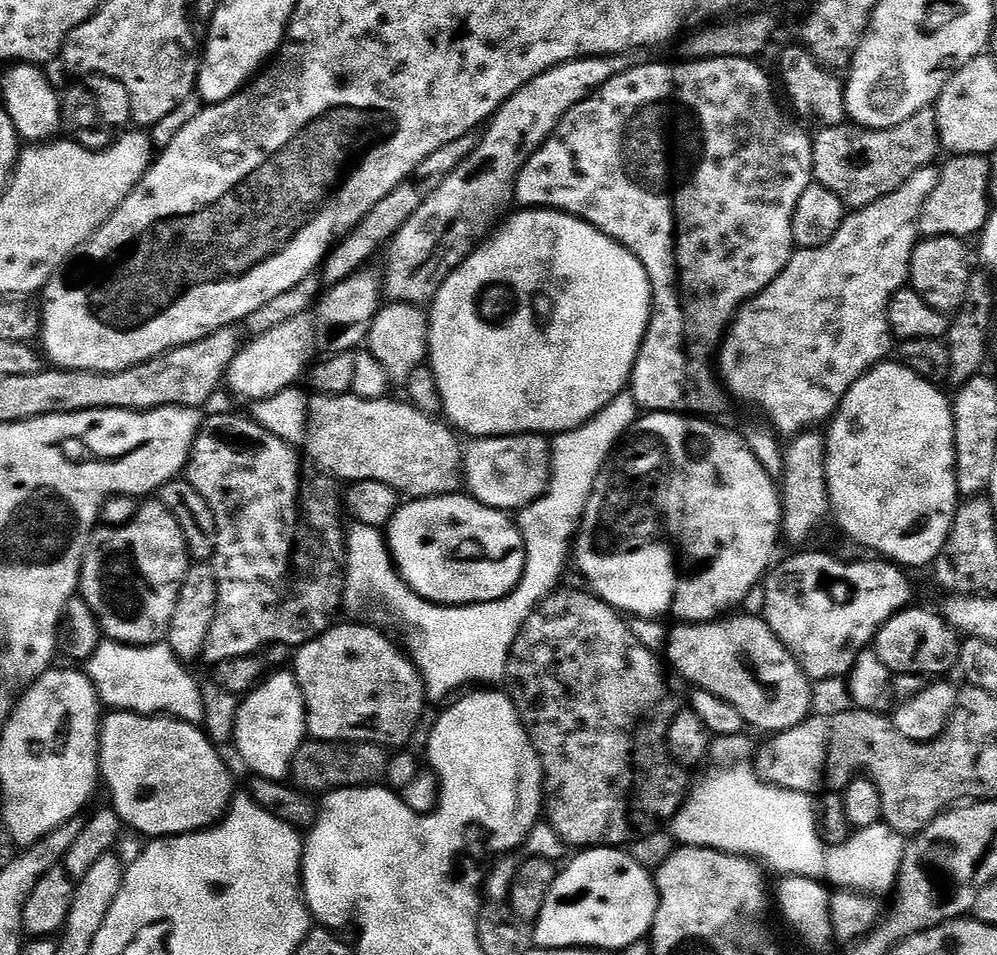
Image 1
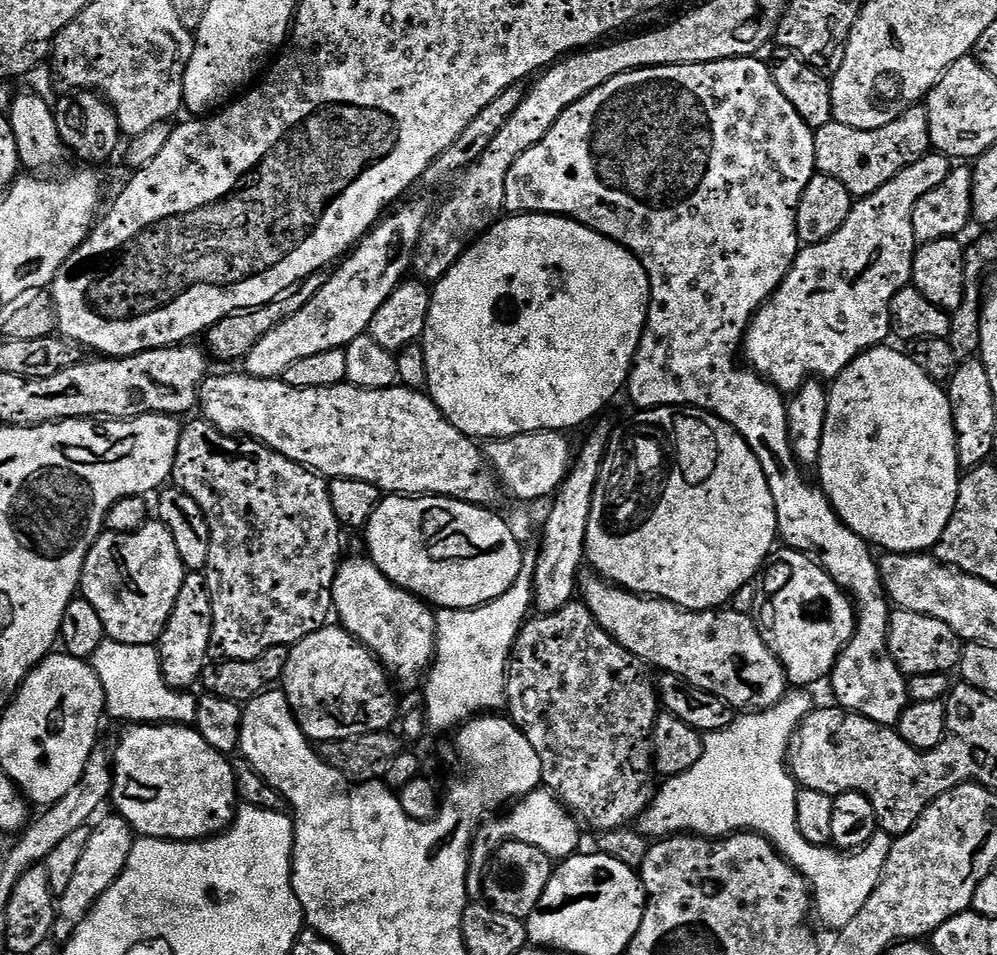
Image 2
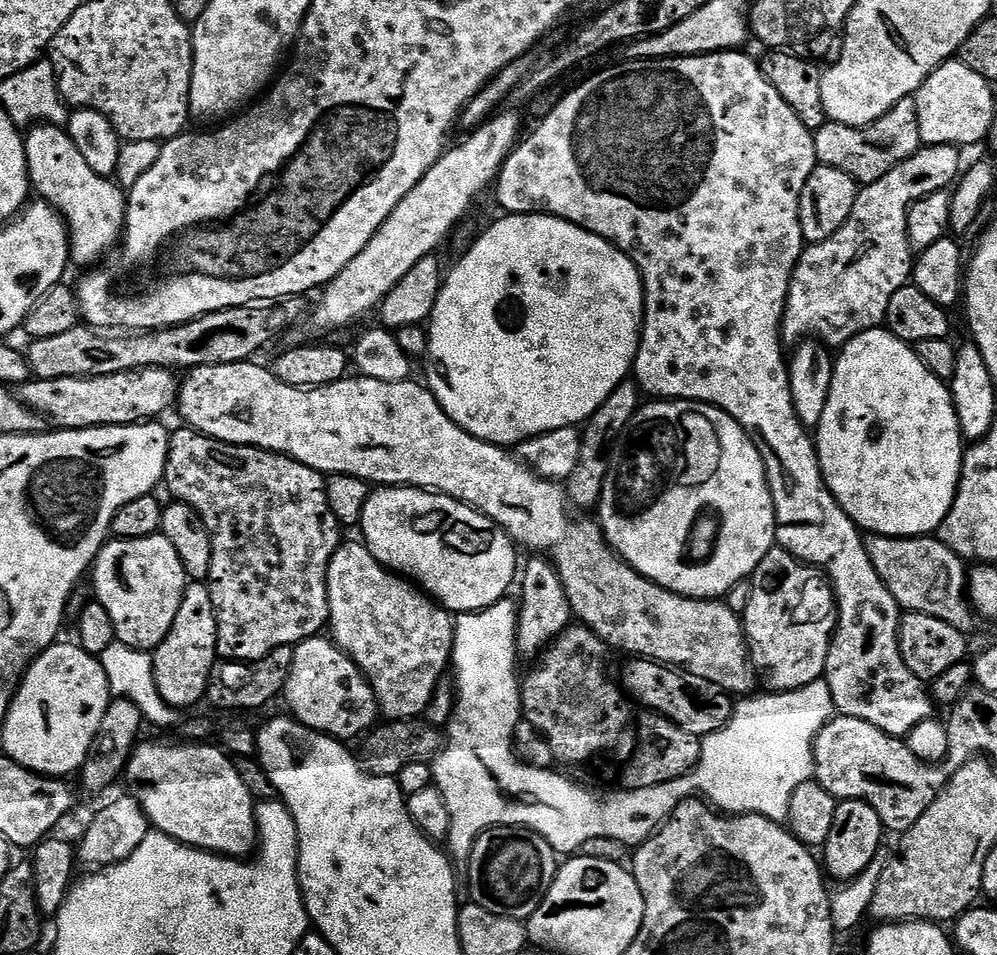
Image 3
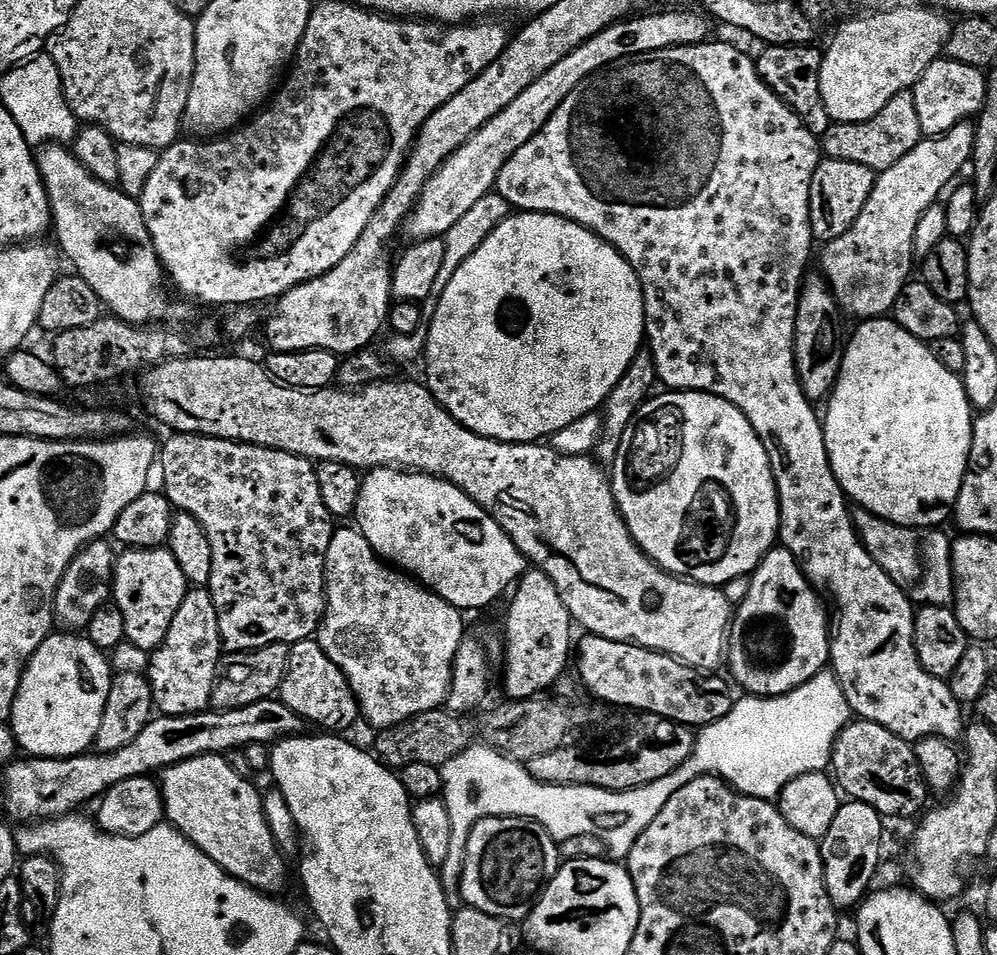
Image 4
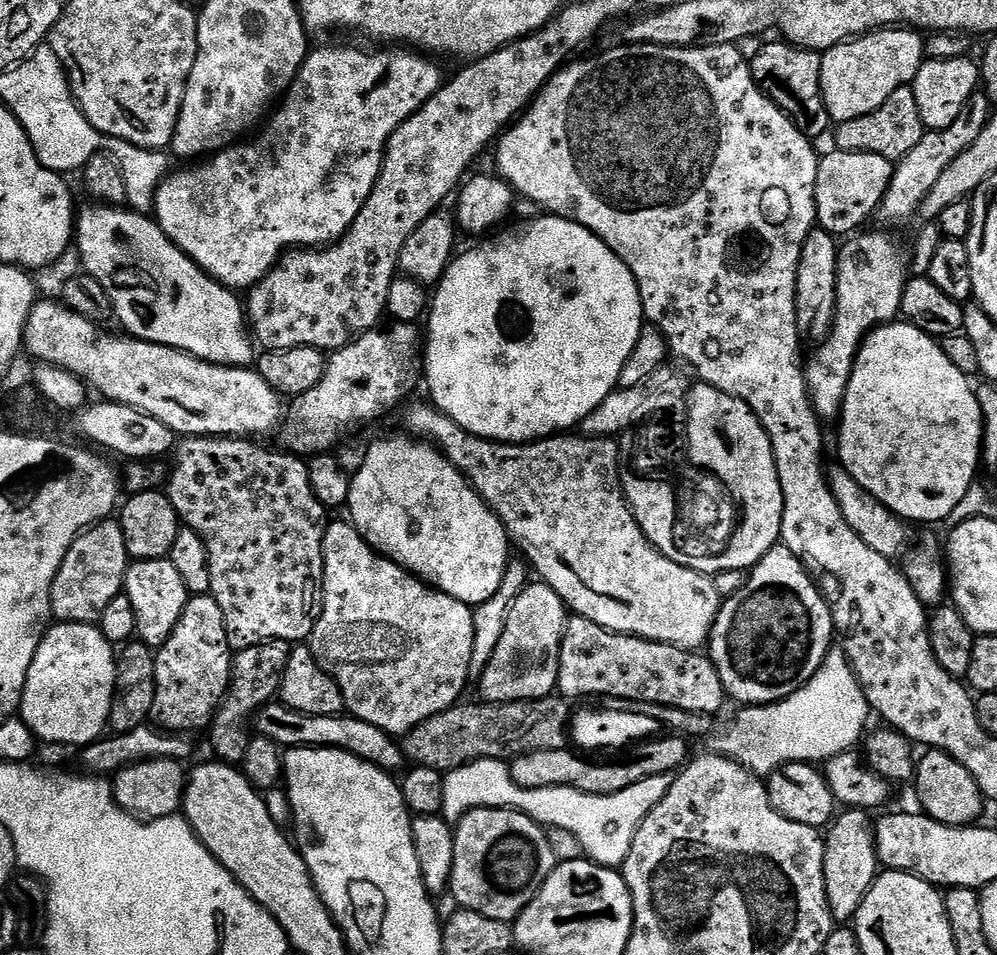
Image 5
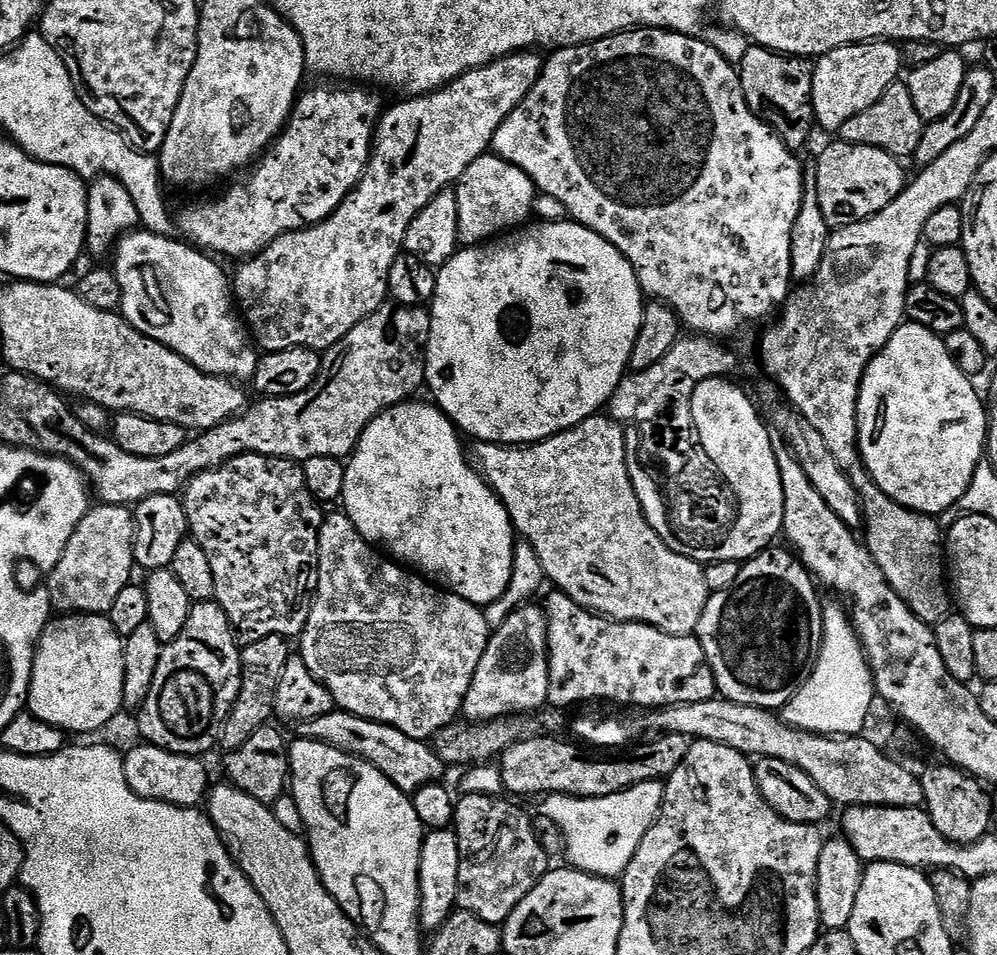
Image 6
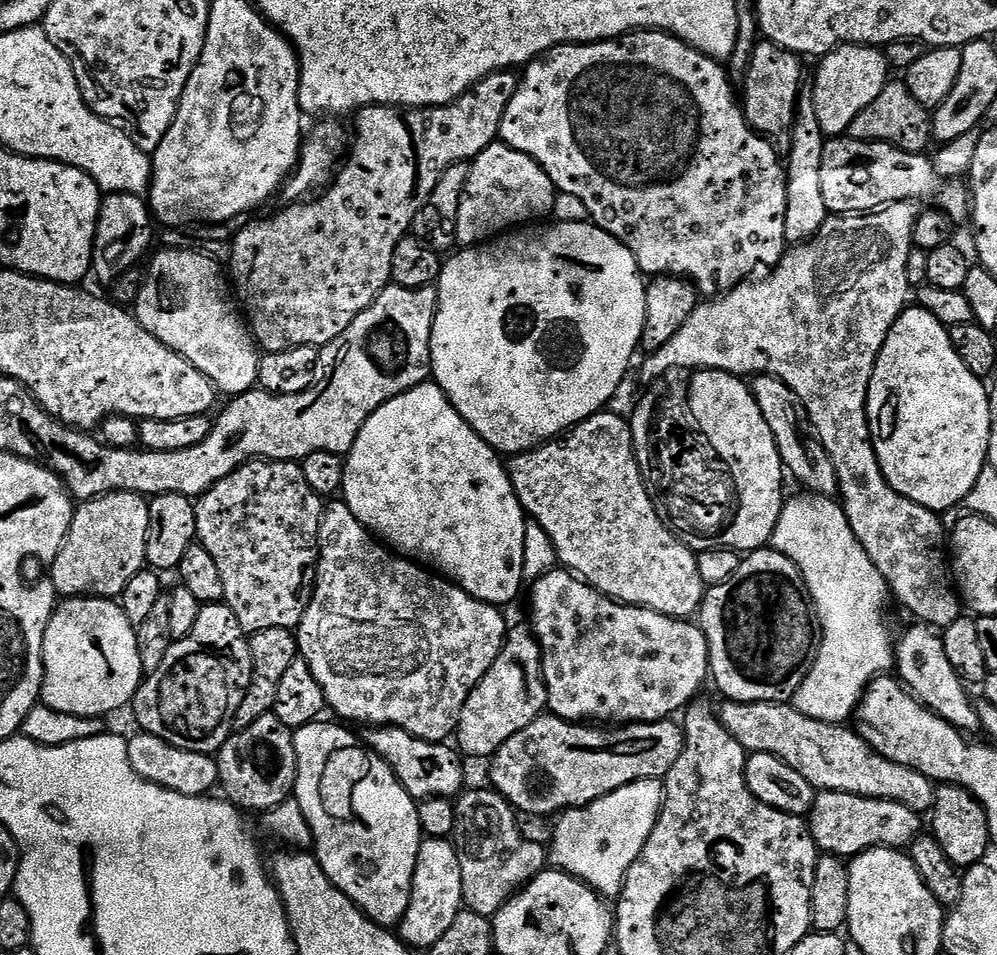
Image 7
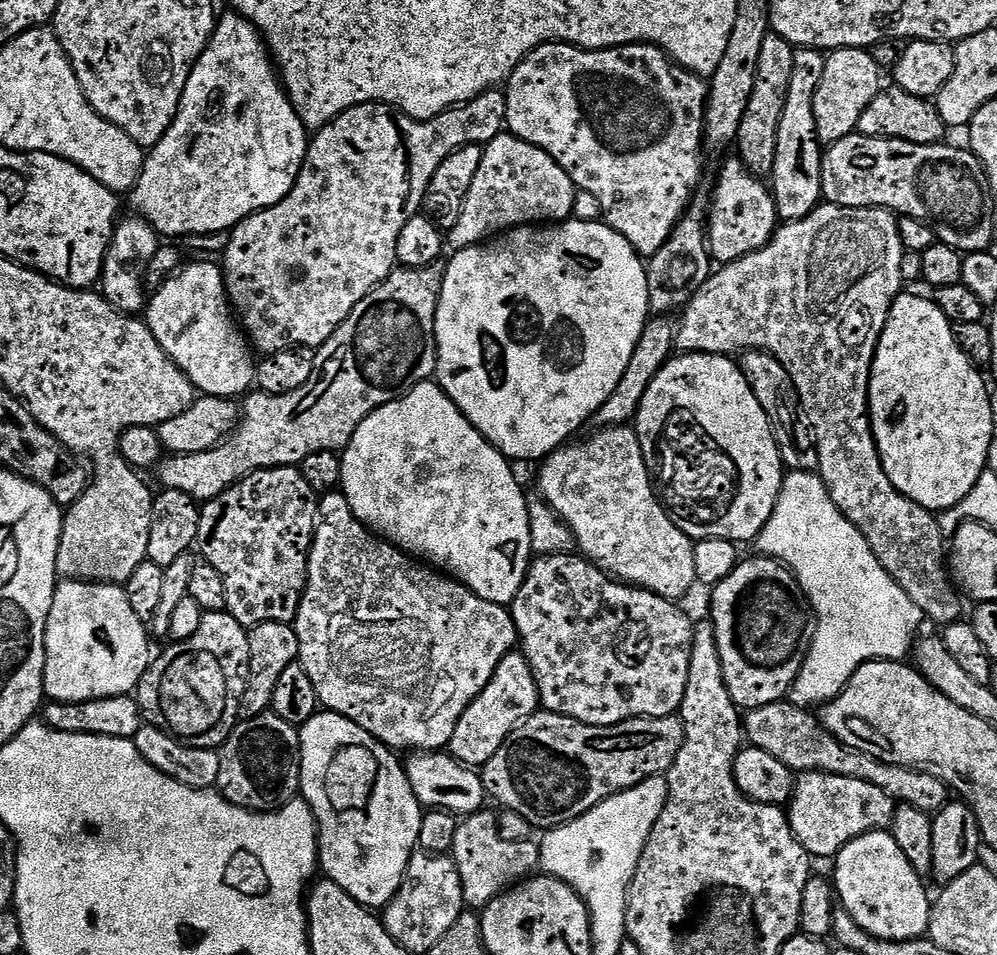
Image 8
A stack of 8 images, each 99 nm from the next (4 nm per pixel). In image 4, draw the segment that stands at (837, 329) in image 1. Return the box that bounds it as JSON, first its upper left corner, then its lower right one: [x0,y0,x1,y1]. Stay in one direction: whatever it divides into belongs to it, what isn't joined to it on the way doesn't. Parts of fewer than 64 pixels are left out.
[819,123,975,322]

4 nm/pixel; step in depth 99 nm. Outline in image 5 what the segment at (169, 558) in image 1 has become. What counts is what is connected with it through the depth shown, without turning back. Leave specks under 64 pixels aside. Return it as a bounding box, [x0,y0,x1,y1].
[123,558,190,650]

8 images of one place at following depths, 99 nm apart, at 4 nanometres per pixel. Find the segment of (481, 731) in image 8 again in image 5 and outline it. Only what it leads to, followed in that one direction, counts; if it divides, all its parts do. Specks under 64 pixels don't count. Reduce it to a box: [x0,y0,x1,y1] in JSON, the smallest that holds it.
[478,582,569,704]

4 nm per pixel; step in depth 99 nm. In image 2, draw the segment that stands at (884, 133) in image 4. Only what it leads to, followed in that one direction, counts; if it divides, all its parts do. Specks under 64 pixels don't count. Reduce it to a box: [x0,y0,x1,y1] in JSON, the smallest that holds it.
[815,106,932,198]

